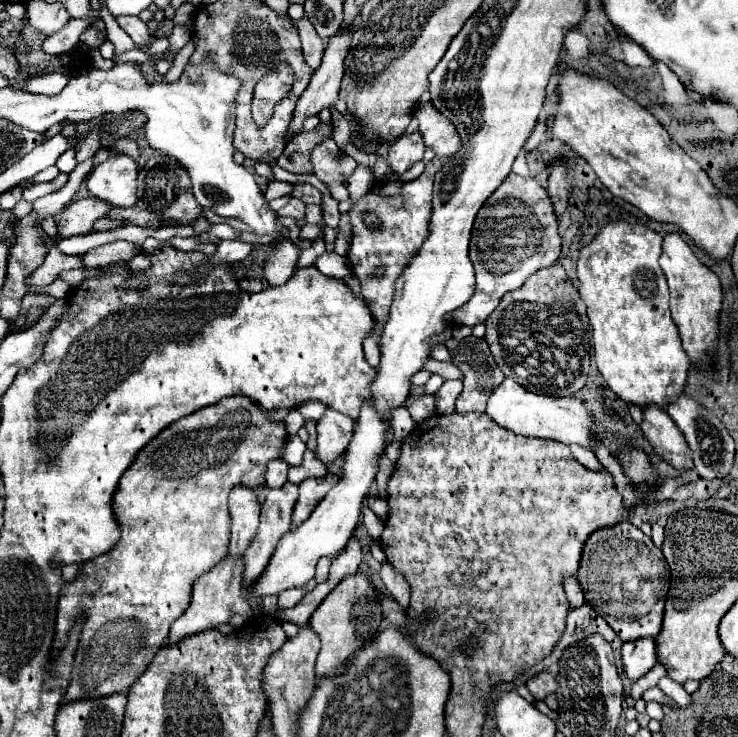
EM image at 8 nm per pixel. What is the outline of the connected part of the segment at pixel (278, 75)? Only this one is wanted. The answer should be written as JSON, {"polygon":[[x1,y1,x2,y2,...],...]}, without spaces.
{"polygon":[[280,64,256,84,252,100,252,116,258,126,266,126,266,122,274,113,276,102,280,102,280,98,284,98,284,94,292,90,292,82,294,82,292,66]]}

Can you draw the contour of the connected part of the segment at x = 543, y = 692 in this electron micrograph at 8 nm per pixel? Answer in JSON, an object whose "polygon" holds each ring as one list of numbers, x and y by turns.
{"polygon":[[542,672,542,674,538,674,538,676,536,676,534,680,530,680,526,686,528,686,530,694,532,694,536,700,544,700,546,696,554,694,556,688,558,688,558,684,556,684,556,680,552,678,550,672]]}

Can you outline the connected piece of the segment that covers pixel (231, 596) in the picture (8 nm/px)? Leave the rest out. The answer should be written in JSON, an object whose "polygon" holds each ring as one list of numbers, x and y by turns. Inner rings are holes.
{"polygon":[[226,554,222,562,218,562,212,570,200,574,200,578,196,578,196,582,192,584,192,600,188,610,170,628,170,642,178,642,190,634,208,630,214,624,226,624,232,614,242,614,244,618,250,618,252,608,242,592,242,572,244,572,244,556,228,558]]}

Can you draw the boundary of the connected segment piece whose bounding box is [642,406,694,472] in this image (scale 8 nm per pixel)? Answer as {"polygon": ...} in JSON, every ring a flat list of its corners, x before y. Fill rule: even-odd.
{"polygon":[[658,406,644,408,642,432,648,438,648,442,652,444,654,452,658,456,662,456,678,472,686,472,686,470,694,468,686,438,682,434,682,430,666,414,666,410,662,410]]}

